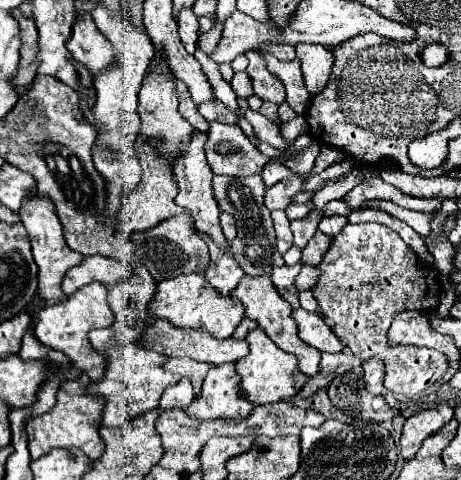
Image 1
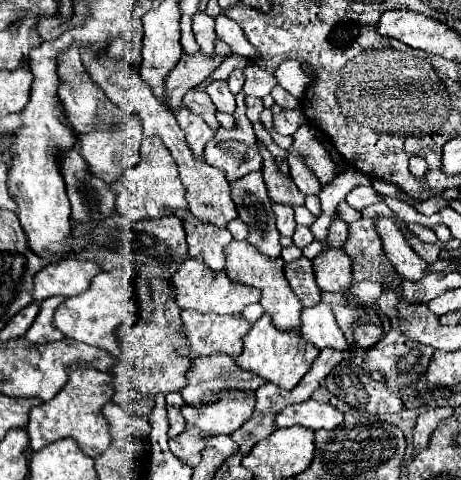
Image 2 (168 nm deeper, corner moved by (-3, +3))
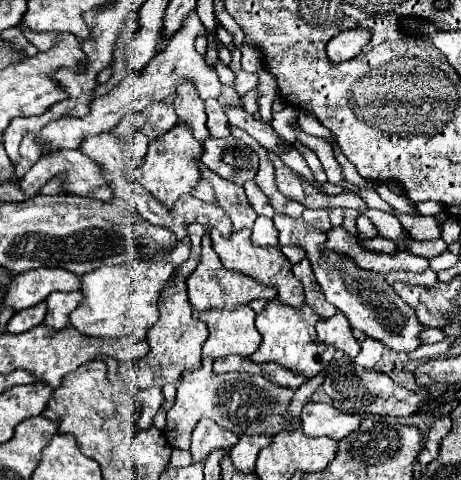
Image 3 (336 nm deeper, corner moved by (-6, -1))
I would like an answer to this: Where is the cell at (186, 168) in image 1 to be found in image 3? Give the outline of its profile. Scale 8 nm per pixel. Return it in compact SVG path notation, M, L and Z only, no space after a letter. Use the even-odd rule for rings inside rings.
M182 84L176 90L176 98L174 98L174 108L178 114L178 120L184 122L186 126L190 126L194 138L204 144L210 134L206 128L206 114L204 114L204 102L202 98L196 94L196 88L192 84Z

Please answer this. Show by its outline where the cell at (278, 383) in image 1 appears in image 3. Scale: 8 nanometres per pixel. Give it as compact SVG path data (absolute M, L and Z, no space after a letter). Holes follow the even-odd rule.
M272 300L260 314L256 314L256 328L262 334L262 344L260 348L250 356L252 362L276 362L284 366L286 370L292 370L296 374L304 374L306 378L316 376L322 372L332 354L334 348L318 342L314 324L320 320L318 314L314 314L306 304L302 308L292 308L292 306L282 306L276 300Z

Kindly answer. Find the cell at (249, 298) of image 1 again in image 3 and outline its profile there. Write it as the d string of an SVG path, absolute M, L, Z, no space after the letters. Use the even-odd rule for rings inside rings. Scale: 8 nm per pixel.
M212 230L212 246L214 252L220 256L224 268L228 270L236 270L242 272L254 280L258 280L260 284L272 286L276 288L276 300L284 306L294 306L300 308L304 304L304 292L302 292L302 284L294 278L292 274L292 264L288 262L288 258L280 252L280 248L274 246L254 246L250 242L250 230L242 230L242 232L232 232L230 240L222 238L218 232Z

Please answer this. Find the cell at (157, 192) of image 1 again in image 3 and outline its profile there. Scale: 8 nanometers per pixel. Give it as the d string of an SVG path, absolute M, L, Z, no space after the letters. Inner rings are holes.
M176 124L172 130L168 130L168 134L162 134L156 142L148 146L142 166L132 170L130 178L144 186L160 204L172 208L182 194L192 194L192 190L200 182L200 172L194 164L192 154L200 154L202 148L204 146L200 146L200 142L192 136L192 130L186 124Z

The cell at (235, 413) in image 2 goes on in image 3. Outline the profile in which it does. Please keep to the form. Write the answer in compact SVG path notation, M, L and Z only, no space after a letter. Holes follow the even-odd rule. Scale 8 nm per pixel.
M200 420L192 432L192 444L190 444L190 454L194 462L206 460L210 450L214 448L230 448L238 442L236 432L220 428L212 420Z

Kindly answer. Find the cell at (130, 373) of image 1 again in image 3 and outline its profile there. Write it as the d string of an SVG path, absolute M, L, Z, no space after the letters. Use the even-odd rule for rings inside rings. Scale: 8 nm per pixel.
M190 224L188 226L188 238L190 238L190 258L180 264L170 280L166 282L166 286L160 290L160 298L158 298L158 310L160 310L160 318L158 322L148 330L146 342L148 342L148 354L140 360L132 360L128 364L120 366L120 378L134 388L152 388L152 386L166 386L166 384L178 384L182 378L184 370L194 370L200 366L200 352L202 352L202 344L208 338L208 328L204 322L194 318L194 310L188 302L186 296L186 278L190 276L190 272L196 268L196 262L200 258L200 240L204 236L204 228L200 224Z

